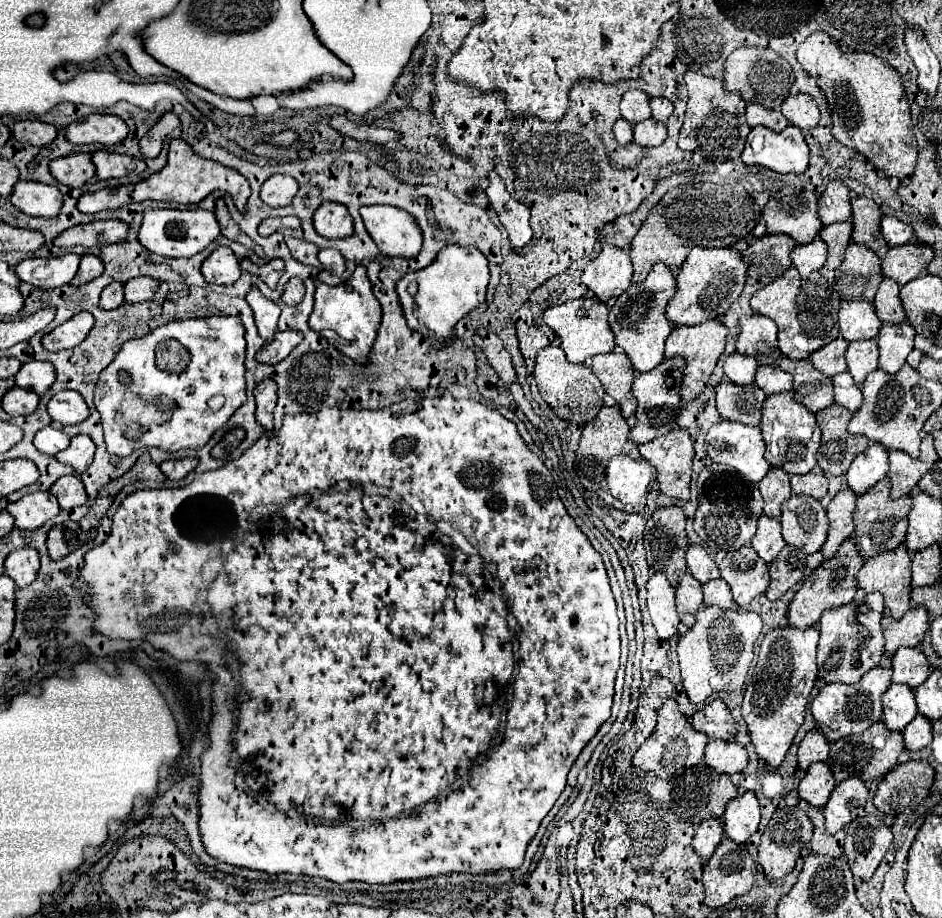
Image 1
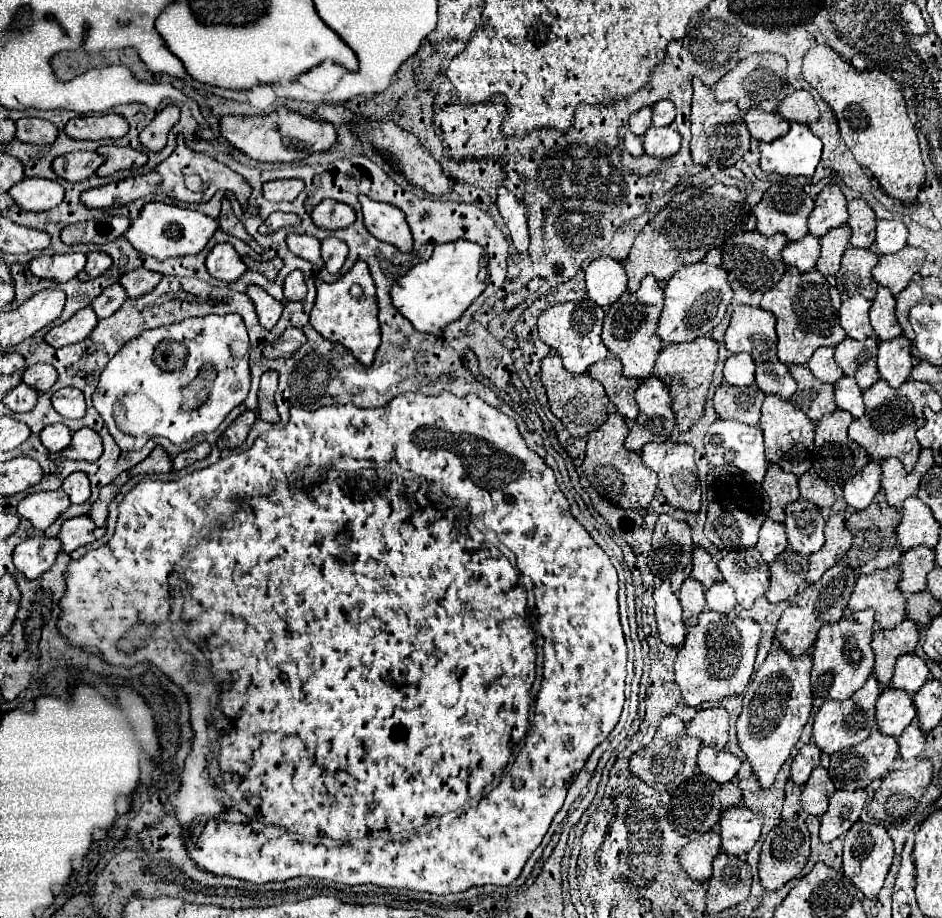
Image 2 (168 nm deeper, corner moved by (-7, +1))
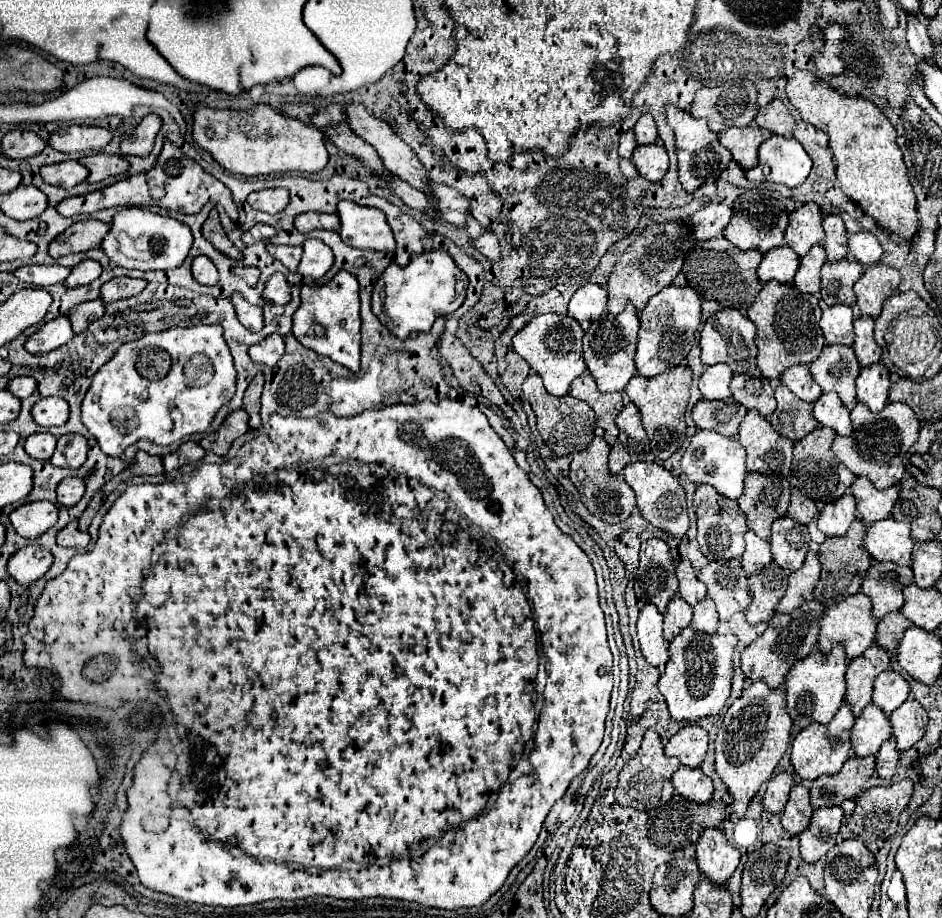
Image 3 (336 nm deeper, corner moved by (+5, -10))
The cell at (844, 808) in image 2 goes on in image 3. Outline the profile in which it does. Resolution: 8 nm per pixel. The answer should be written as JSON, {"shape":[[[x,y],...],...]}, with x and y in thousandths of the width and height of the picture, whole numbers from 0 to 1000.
{"shape":[[[868,880],[862,885],[860,900],[849,908],[849,930],[854,939],[868,939],[885,922],[894,898],[894,880]]]}

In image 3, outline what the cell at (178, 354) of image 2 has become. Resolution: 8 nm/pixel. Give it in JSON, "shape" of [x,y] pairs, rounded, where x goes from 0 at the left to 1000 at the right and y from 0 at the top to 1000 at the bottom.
{"shape":[[[231,353],[202,355],[202,357],[180,357],[174,362],[153,364],[149,370],[130,375],[121,390],[117,390],[98,414],[89,438],[87,438],[87,460],[100,473],[106,490],[115,497],[130,497],[130,492],[146,481],[159,479],[170,486],[193,479],[208,471],[217,471],[229,449],[244,438],[251,427],[251,403],[244,381],[238,373]]]}

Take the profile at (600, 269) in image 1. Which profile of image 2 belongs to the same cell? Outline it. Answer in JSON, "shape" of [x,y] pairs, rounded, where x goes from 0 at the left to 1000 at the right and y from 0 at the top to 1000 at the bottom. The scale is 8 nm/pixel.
{"shape":[[[635,280],[622,291],[622,321],[637,334],[650,332],[667,313],[667,300],[658,284]]]}

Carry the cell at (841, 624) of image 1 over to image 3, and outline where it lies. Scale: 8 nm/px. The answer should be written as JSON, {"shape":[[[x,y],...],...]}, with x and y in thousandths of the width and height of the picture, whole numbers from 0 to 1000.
{"shape":[[[887,704],[879,715],[870,710],[862,710],[858,717],[849,719],[834,734],[832,754],[834,754],[834,776],[841,782],[841,789],[847,793],[856,793],[860,789],[879,789],[887,773],[896,767],[898,756],[898,712],[894,704]]]}

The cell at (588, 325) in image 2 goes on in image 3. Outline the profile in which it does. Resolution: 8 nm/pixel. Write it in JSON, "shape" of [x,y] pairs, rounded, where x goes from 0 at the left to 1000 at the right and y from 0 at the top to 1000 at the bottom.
{"shape":[[[573,342],[565,346],[546,368],[544,379],[548,386],[552,386],[554,392],[563,397],[567,405],[577,414],[577,423],[586,431],[599,431],[603,429],[603,423],[607,414],[611,414],[620,403],[620,390],[618,390],[618,357],[611,349],[599,342]]]}

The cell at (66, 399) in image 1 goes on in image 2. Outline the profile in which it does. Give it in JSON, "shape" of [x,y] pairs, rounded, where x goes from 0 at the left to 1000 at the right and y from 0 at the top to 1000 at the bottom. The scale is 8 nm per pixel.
{"shape":[[[79,422],[62,424],[55,430],[55,441],[66,454],[72,454],[72,456],[87,456],[91,452],[89,430],[85,424],[79,424]]]}

